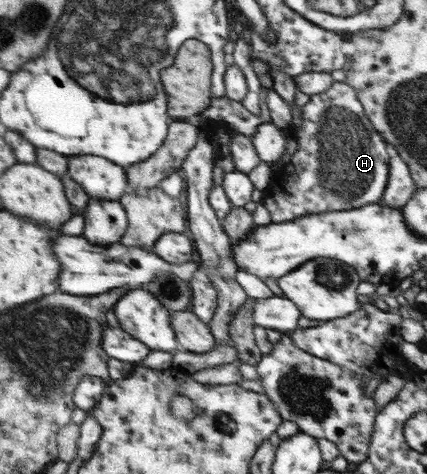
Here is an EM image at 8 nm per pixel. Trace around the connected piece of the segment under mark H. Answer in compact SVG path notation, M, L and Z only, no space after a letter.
M334 82L328 91L321 94L311 95L310 101L302 108L303 122L301 128L294 133L298 143L298 151L290 158L290 163L284 165L284 174L281 177L272 179L268 187L263 192L262 203L270 213L271 221L274 223L284 223L294 221L302 216L320 214L324 211L348 211L356 209L356 207L369 206L370 204L378 204L385 197L385 191L389 182L390 166L391 166L391 146L384 139L375 125L366 115L366 109L361 102L358 92L350 84L343 82Z

